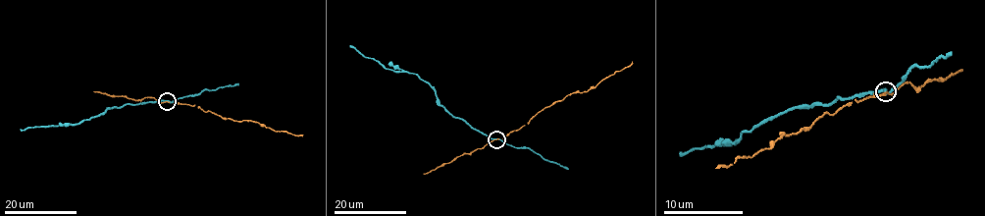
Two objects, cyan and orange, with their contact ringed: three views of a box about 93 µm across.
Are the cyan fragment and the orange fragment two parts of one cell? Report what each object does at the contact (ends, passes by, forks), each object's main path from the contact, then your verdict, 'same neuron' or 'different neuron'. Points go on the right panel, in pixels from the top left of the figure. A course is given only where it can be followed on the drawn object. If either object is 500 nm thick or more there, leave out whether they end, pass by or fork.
cyan passes by; orange ends; course cyan (886, 91), (838, 97), (830, 103), (797, 105), (743, 132), (737, 141), (685, 153), (679, 151); course orange (886, 91), (884, 95), (846, 103), (808, 128), (789, 135), (782, 134), (752, 157), (739, 157), (715, 167); different neuron

